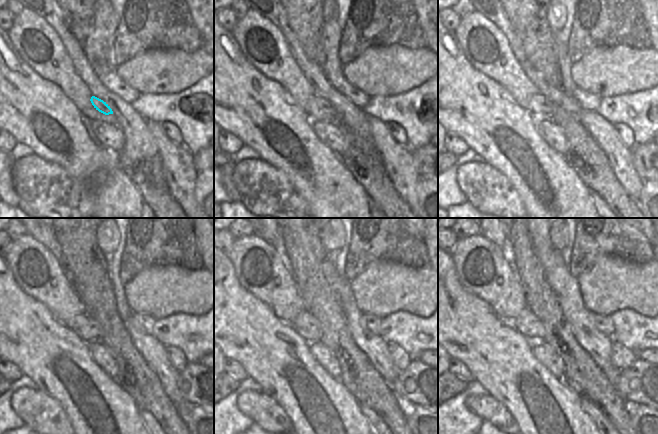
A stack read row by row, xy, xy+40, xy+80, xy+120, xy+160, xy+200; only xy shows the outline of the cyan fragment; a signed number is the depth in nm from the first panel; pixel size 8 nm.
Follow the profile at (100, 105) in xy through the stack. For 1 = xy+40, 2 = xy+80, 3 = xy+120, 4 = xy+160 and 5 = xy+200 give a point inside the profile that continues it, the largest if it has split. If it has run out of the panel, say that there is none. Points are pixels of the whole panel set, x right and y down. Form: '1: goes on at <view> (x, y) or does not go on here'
1: goes on at xy+40 (317, 108)
2: goes on at xy+80 (539, 106)
3: goes on at xy+120 (84, 325)
4: goes on at xy+160 (305, 324)
5: goes on at xy+200 (527, 323)

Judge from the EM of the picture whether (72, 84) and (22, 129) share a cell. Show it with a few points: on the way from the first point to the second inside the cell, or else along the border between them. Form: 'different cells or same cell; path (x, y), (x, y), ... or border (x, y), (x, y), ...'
different cells; border (44, 78), (55, 83), (78, 110)

